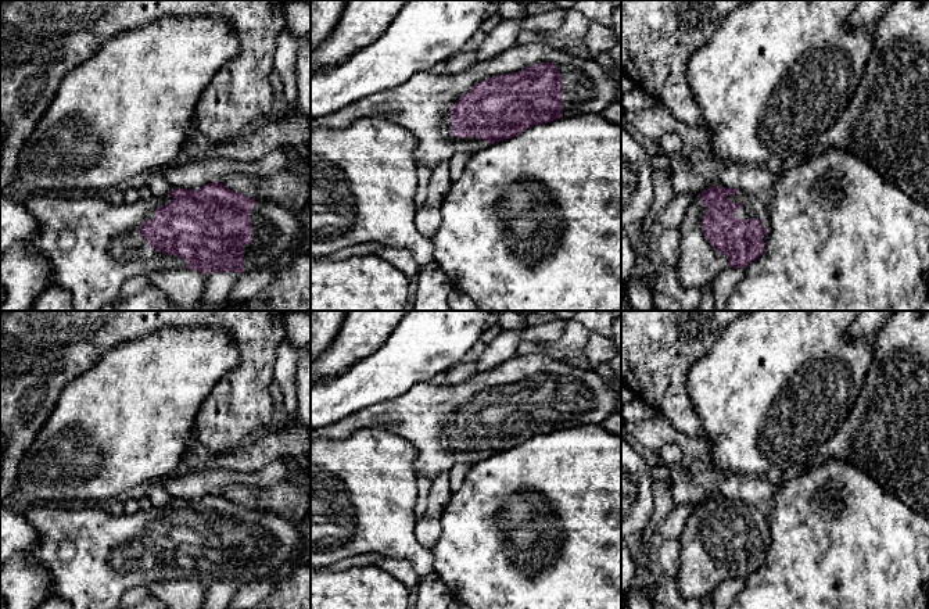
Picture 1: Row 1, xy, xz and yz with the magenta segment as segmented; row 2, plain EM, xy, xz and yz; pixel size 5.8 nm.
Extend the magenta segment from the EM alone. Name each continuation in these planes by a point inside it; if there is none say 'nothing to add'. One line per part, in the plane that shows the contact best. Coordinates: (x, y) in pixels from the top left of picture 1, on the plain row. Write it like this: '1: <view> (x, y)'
1: xz (422, 415)

